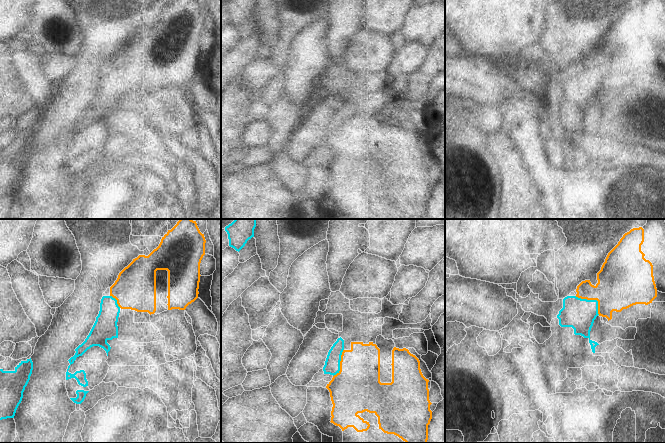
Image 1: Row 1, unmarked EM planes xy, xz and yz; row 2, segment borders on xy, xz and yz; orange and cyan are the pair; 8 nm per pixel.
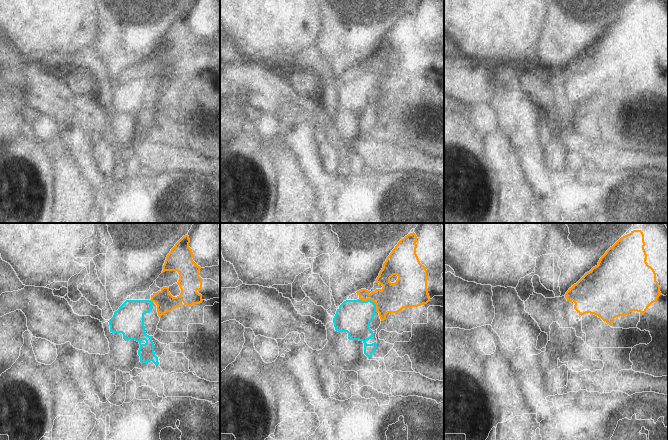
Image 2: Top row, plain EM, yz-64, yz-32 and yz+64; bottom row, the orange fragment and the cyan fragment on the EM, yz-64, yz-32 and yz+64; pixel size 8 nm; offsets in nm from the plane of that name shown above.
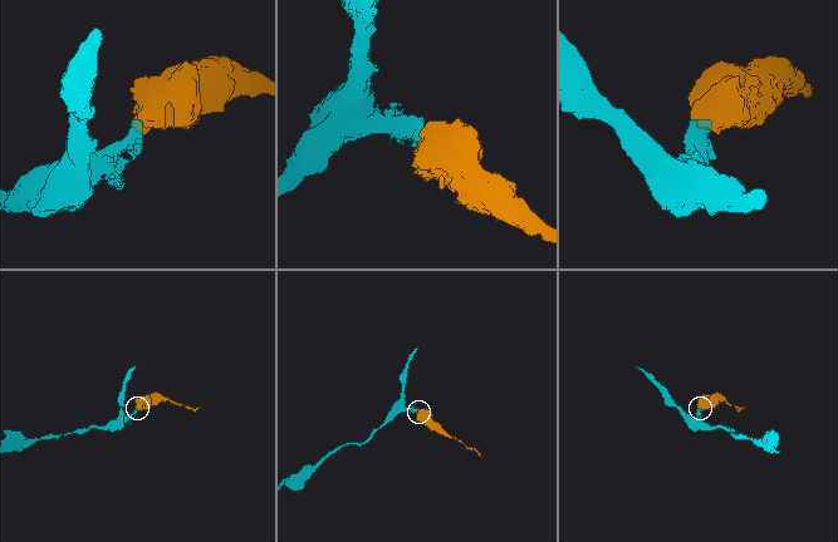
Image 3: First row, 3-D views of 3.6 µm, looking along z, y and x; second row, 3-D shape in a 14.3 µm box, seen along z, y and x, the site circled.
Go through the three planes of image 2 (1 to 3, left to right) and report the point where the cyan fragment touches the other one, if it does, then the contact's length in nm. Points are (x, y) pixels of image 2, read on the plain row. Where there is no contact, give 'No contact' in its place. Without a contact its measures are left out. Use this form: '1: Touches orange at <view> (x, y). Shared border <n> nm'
1: No contact
2: Touches orange at yz-32 (370, 75). Shared border 190 nm
3: No contact

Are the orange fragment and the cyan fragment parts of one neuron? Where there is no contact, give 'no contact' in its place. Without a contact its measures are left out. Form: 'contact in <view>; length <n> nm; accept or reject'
contact in yz; length 240 nm; accept

